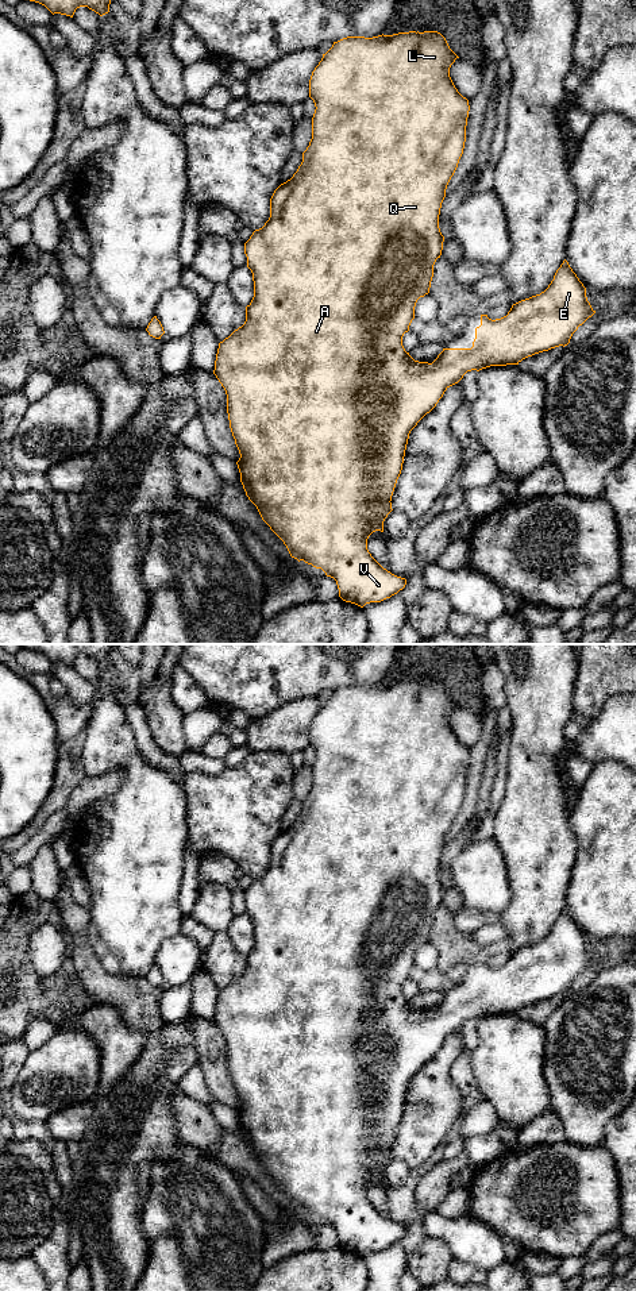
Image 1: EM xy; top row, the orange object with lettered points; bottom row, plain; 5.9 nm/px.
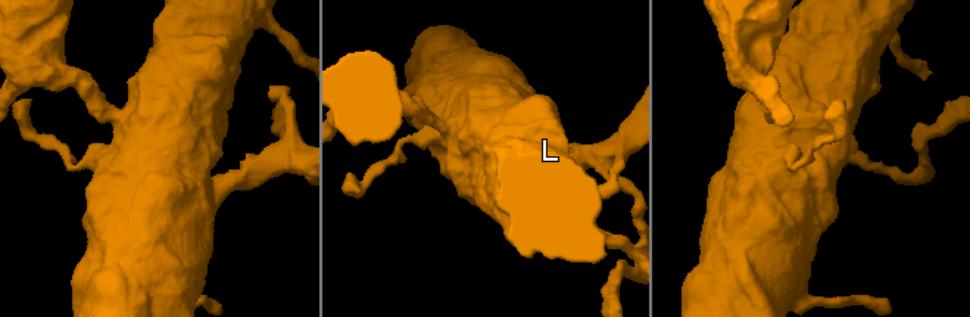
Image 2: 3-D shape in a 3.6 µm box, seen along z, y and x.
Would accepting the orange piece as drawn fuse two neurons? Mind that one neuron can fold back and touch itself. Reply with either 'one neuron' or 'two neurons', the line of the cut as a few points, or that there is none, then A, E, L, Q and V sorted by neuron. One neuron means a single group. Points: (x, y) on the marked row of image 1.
one neuron; cut none; groups A E L Q V

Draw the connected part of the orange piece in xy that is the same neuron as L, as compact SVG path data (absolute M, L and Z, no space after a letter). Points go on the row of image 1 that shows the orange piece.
M438 31L382 34L373 38L347 36L334 42L323 54L309 80L309 97L316 107L312 117L312 139L302 153L302 162L297 172L274 190L269 220L244 243L247 267L253 273L254 297L246 307L244 324L219 343L215 361L213 374L227 394L230 428L240 454L236 465L246 496L257 506L262 520L284 542L292 558L321 569L327 577L336 581L339 597L361 608L390 598L406 585L405 578L392 574L371 556L367 539L375 531L383 532L383 521L393 510L390 501L402 470L410 431L436 406L444 392L458 384L467 371L519 365L535 354L564 347L578 327L595 313L587 301L586 288L564 259L548 288L540 294L513 304L508 315L501 319L492 320L487 315L481 315L481 325L475 328L471 348L443 348L432 363L415 361L405 351L402 336L415 319L417 300L429 293L433 265L442 255L444 236L439 228L440 208L466 142L470 105L450 77L450 68L456 58L459 57Z

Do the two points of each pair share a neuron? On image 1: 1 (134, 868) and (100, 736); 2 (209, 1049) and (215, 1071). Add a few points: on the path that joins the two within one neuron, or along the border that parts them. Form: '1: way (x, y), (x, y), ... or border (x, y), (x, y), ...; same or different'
1: way (134, 836), (133, 769); same
2: way (212, 1055), (215, 1066); same

